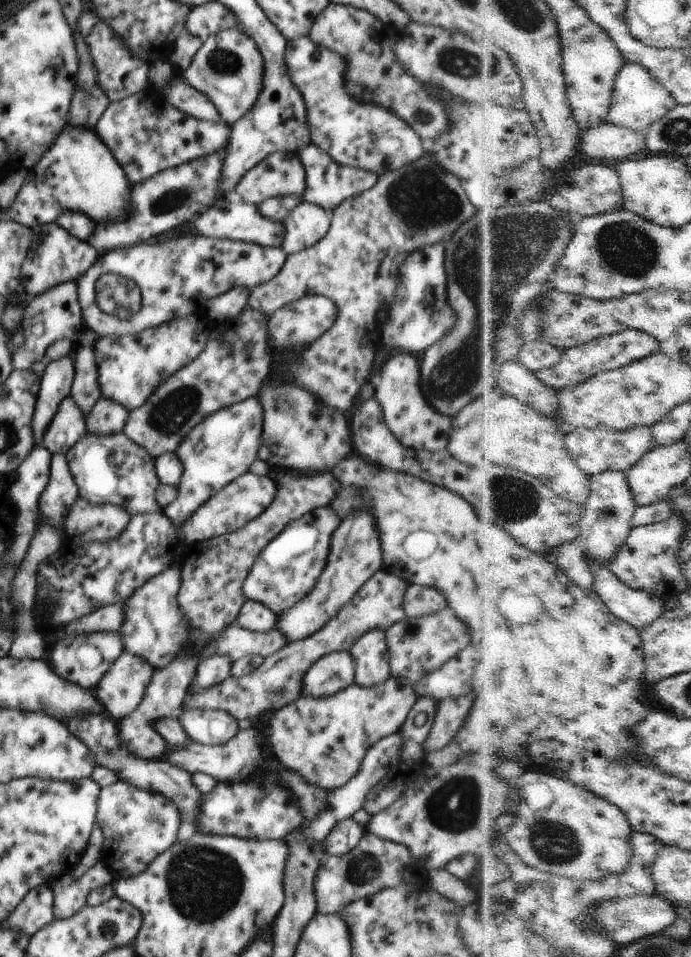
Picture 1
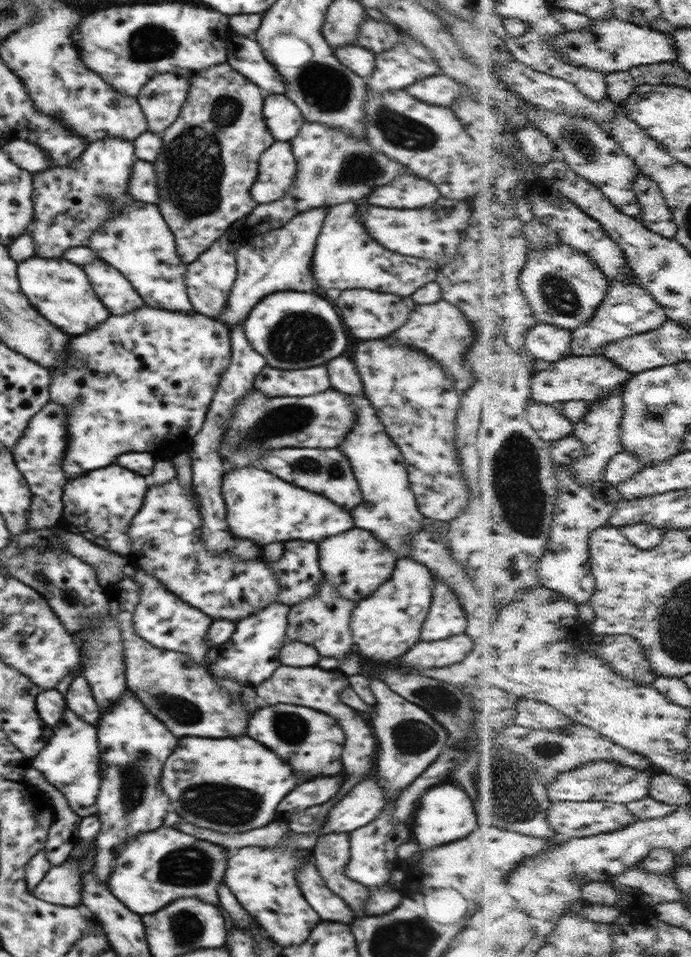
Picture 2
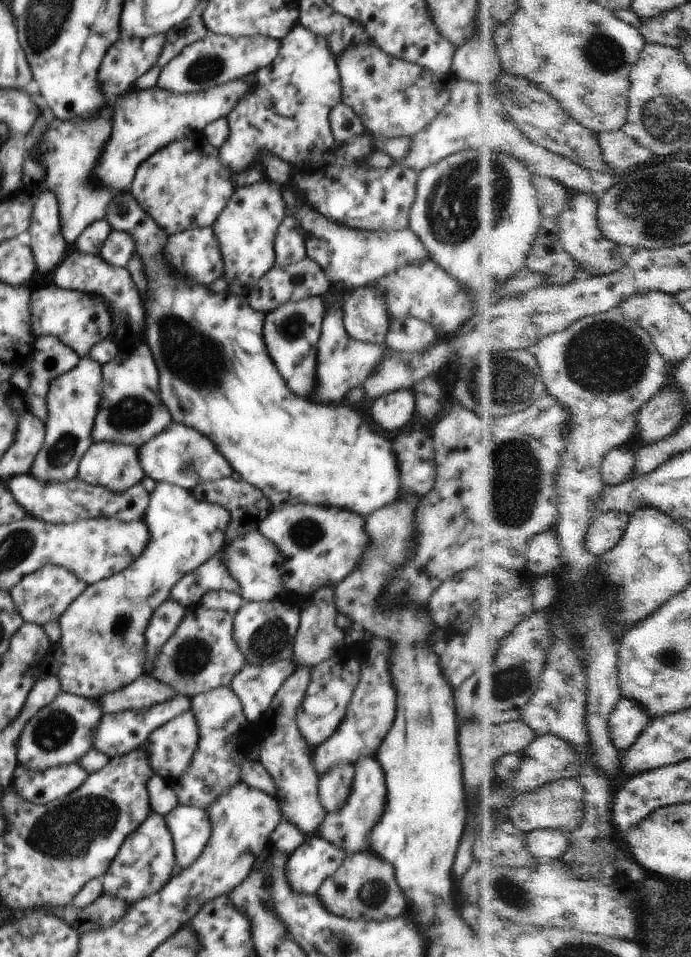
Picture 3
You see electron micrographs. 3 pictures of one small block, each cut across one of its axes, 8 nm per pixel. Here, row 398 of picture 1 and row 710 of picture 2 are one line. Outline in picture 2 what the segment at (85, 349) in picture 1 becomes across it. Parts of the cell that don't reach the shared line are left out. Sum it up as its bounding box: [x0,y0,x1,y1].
[65,674,102,725]

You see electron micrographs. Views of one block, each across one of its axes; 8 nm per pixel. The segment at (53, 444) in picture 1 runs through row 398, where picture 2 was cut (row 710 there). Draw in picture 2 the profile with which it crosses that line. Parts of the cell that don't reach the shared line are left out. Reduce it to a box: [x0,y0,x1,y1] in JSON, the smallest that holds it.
[32,709,101,817]

